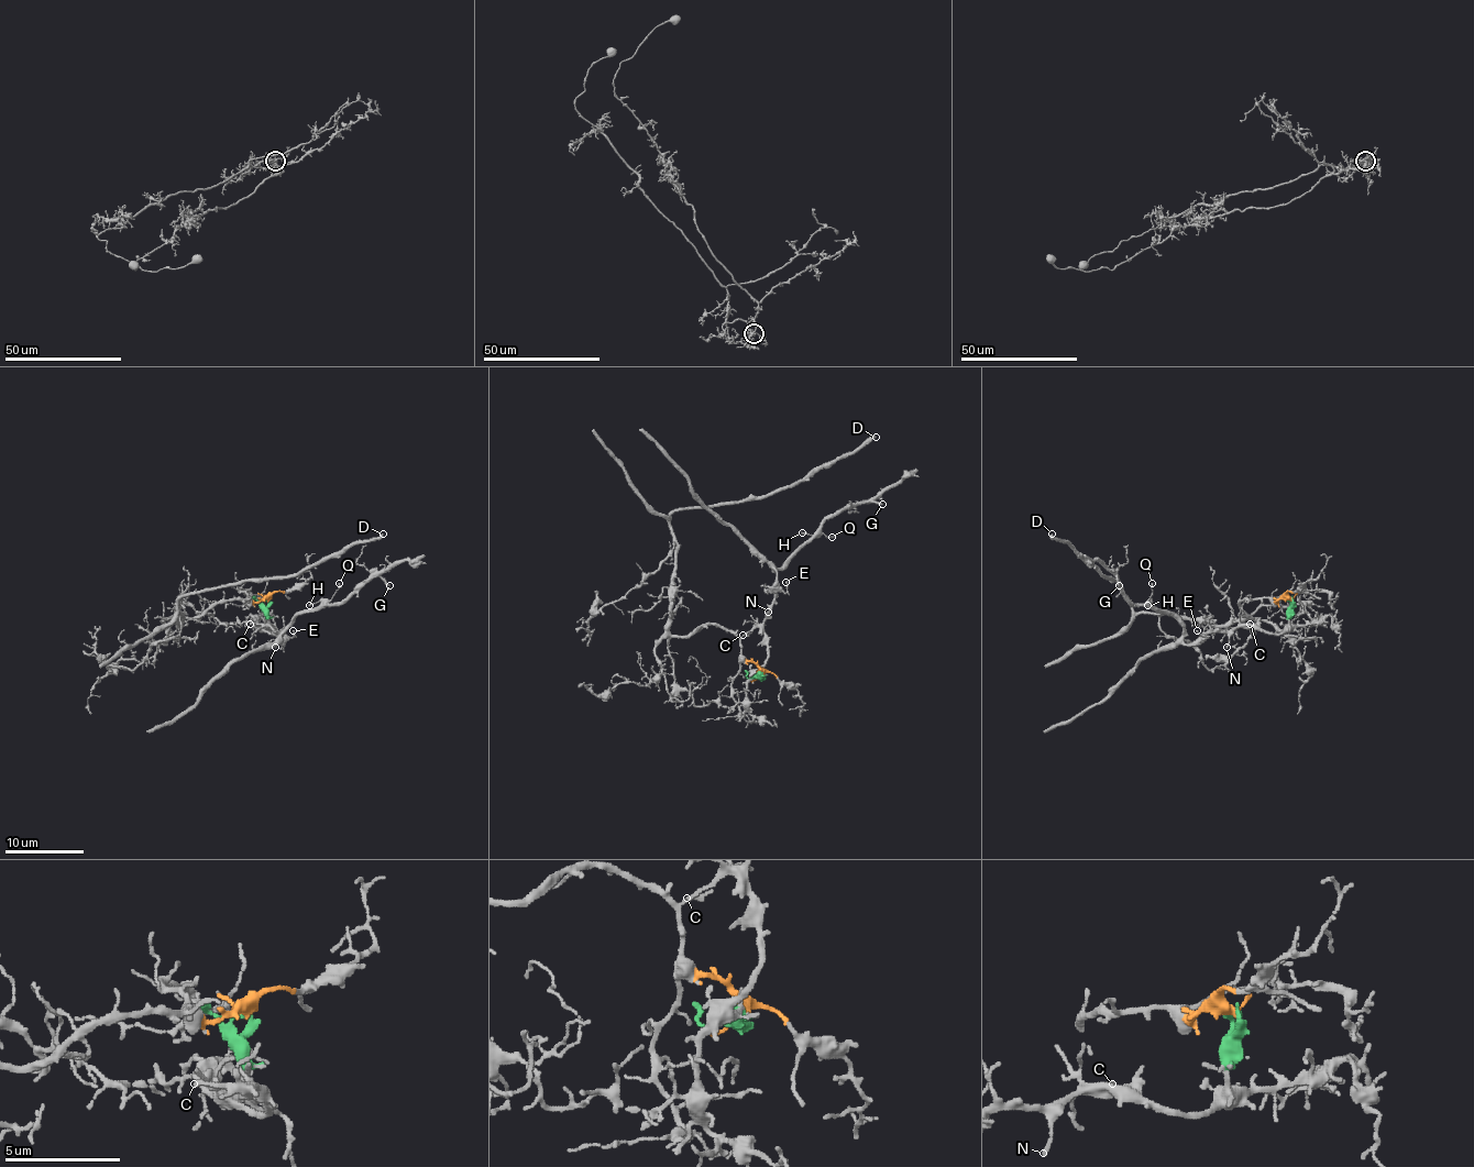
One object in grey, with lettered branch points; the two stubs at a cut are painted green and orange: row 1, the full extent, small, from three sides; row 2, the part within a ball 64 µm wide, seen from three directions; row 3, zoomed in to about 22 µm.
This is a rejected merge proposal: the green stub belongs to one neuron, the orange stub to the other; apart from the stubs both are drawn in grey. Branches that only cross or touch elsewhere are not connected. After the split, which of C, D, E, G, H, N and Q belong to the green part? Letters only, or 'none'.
C, E, G, H, N, Q

